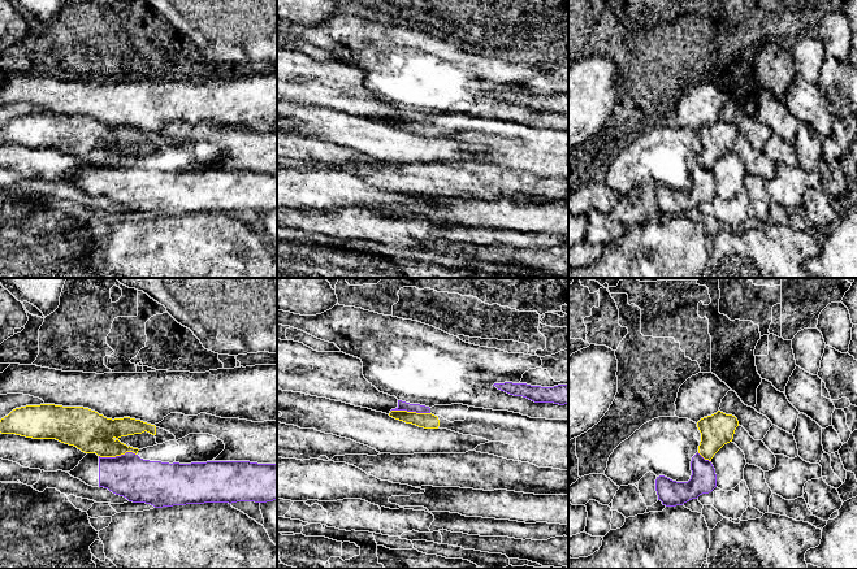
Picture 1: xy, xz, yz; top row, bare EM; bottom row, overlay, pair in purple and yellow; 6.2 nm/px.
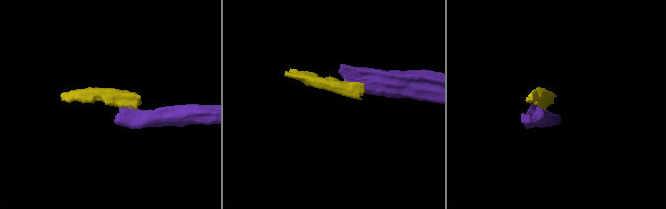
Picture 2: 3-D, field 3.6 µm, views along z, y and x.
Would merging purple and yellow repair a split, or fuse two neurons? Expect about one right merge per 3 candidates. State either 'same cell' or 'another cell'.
another cell

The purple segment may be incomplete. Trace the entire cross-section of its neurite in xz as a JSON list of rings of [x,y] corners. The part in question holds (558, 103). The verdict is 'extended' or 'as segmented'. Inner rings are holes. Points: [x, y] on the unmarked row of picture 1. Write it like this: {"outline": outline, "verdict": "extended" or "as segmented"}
{"outline": [[[494,92],[498,99],[514,105],[523,105],[534,112],[554,112],[559,114],[568,113],[568,94],[554,96],[531,95],[527,92]]], "verdict": "as segmented"}

